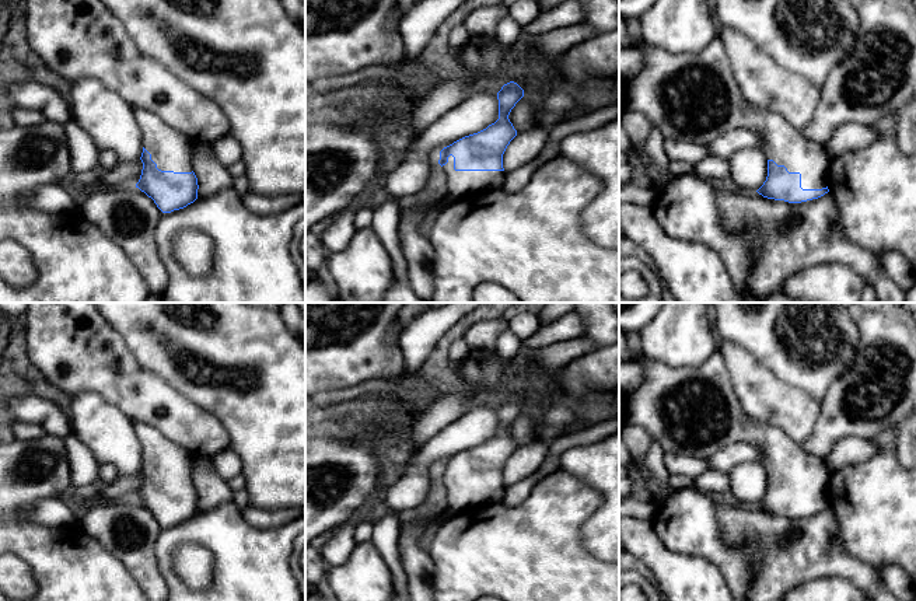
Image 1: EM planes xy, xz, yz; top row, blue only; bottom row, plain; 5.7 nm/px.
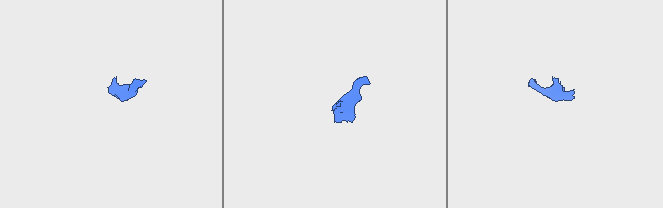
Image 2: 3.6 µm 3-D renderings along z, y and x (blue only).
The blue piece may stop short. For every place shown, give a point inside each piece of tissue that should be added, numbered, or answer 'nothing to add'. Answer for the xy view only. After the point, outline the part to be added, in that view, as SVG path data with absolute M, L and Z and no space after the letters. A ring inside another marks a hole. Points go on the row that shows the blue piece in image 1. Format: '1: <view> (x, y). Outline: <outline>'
1: xy (171, 150). Outline: M134 109L144 148L161 171L192 172L192 141L146 109Z

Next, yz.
1: yz (691, 97). Outline: M619 17L619 48L636 48L643 52L643 67L626 80L625 108L643 113L664 139L709 146L726 133L745 127L762 139L768 160L784 165L789 172L801 174L803 189L826 188L826 172L831 157L822 146L807 139L783 116L756 108L745 101L734 78L728 56L719 35L699 53L669 53L657 49L643 39L634 46L626 32L626 22Z

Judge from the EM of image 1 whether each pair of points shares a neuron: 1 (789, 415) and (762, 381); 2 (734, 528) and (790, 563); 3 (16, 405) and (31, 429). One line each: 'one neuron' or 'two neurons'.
1: one neuron
2: one neuron
3: two neurons

